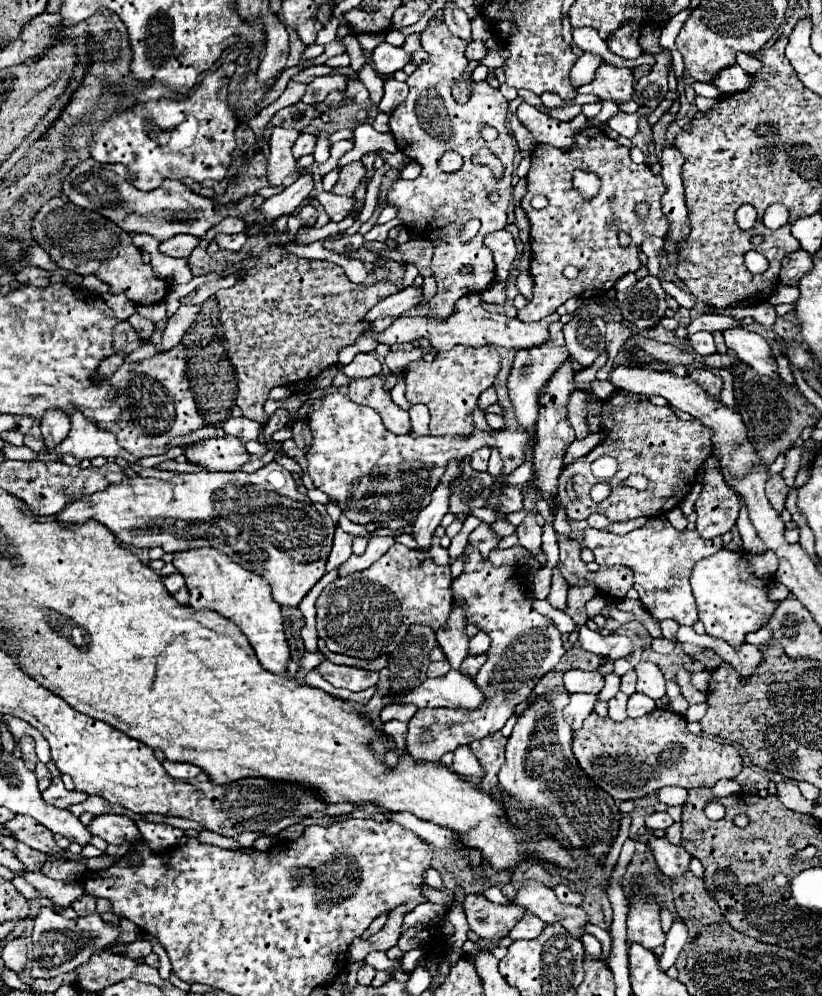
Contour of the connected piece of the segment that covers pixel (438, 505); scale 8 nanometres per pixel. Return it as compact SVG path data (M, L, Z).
M451 461L449 469L441 477L441 483L437 485L437 489L431 495L431 503L425 509L421 509L421 513L417 515L417 519L413 523L413 531L411 531L411 535L417 543L417 551L429 551L433 533L439 527L439 521L443 519L443 515L447 513L447 507L449 507L449 481L453 477L457 477L457 473L461 473L459 461Z

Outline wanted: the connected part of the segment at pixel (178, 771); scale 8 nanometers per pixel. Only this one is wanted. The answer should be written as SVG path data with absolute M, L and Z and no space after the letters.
M163 761L163 767L175 779L191 779L191 777L201 773L201 769L197 765L191 765L191 763L165 763Z

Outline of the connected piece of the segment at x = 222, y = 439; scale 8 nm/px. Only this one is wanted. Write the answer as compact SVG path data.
M219 431L213 439L193 443L185 451L185 457L187 461L199 463L209 471L237 471L249 459L249 453L241 441Z

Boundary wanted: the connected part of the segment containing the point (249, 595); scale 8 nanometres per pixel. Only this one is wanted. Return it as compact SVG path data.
M193 549L175 553L173 565L177 567L177 571L181 571L187 581L191 607L211 609L233 621L249 639L259 663L275 675L289 677L287 665L291 661L291 653L285 639L281 607L273 601L265 579L257 577L255 573L249 573L245 567L233 563L229 557L217 553L215 549Z

